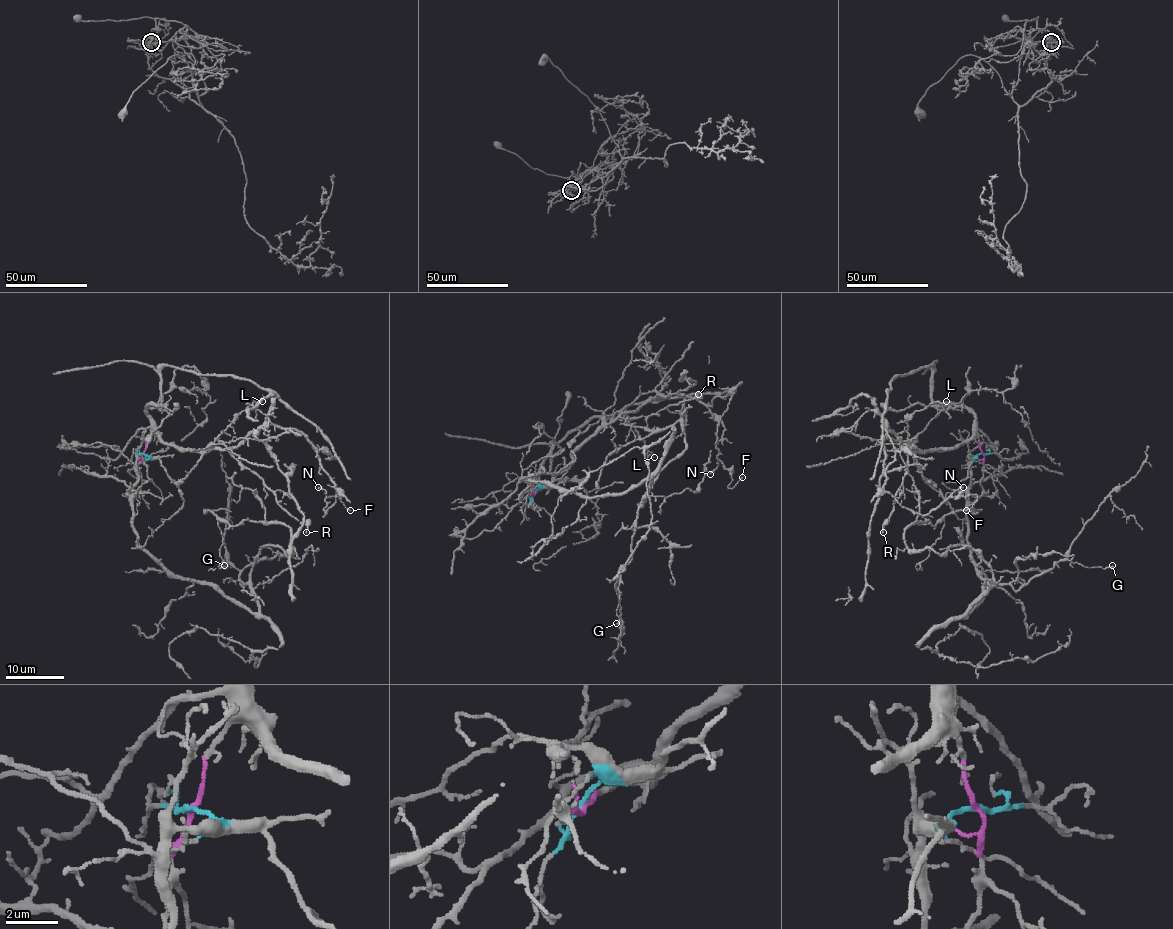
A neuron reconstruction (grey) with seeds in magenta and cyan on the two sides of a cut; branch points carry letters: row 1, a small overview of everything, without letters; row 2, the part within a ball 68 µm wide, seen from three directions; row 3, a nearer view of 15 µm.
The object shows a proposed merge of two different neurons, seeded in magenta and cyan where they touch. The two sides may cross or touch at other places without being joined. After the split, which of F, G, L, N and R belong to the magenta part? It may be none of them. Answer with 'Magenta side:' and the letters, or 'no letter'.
Magenta side: F, L, N, R

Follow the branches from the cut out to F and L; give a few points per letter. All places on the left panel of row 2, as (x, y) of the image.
F: (143, 454), (155, 435), (228, 449), (269, 424), (297, 429), (338, 490), (325, 515), (335, 495), (350, 511)
L: (143, 454), (145, 442), (155, 435), (176, 448), (205, 451), (252, 402), (262, 401)

